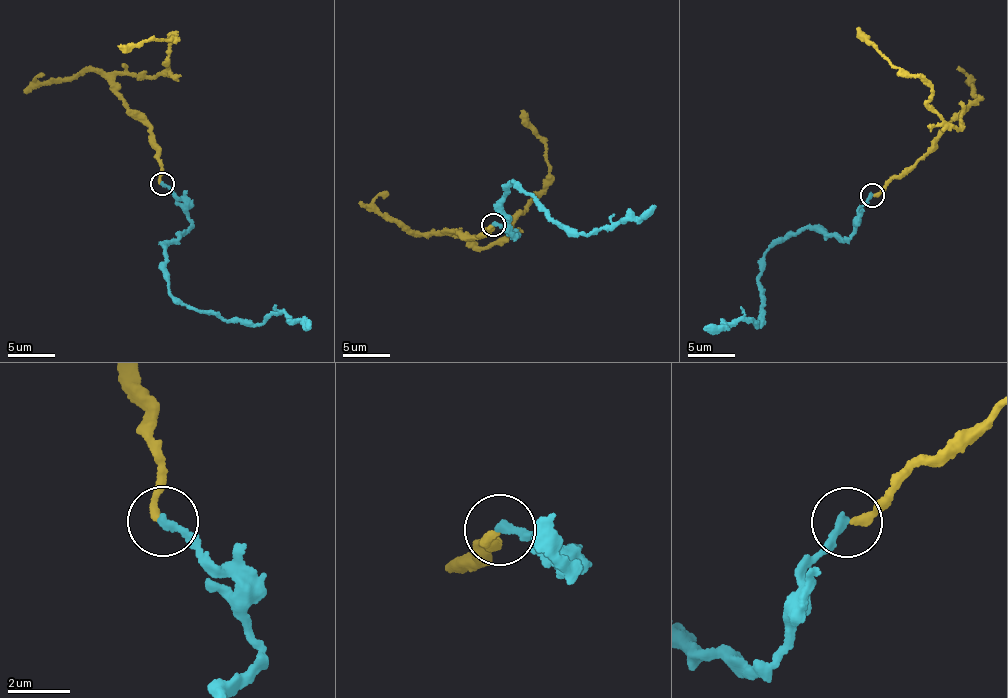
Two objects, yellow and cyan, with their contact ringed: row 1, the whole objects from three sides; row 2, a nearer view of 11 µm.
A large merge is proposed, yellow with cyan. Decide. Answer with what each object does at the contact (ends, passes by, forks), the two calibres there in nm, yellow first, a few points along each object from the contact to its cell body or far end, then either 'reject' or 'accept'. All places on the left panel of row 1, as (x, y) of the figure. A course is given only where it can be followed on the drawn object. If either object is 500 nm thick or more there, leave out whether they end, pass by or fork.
yellow ends | cyan ends | 260/280 nm | yellow via (163, 183), (147, 126), (125, 107), (114, 78), (150, 78), (167, 68), (176, 35), (119, 46) | cyan via (163, 183), (191, 225), (163, 252), (161, 269), (172, 293), (224, 319), (263, 321), (286, 313), (310, 325) | accept

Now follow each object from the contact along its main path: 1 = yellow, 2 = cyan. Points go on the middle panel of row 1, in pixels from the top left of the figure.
1: (494, 225), (476, 237), (457, 230), (446, 233), (480, 247), (495, 243), (546, 188), (543, 140), (522, 109)
2: (494, 225), (515, 235), (502, 207), (505, 183), (533, 192), (551, 219), (586, 235), (656, 205)

